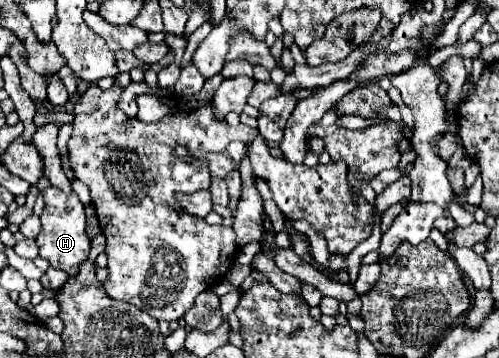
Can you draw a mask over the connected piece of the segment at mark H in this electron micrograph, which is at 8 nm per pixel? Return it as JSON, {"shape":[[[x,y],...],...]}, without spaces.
{"shape":[[[57,187],[45,189],[45,209],[41,215],[41,233],[37,237],[39,255],[55,269],[67,271],[71,277],[79,271],[79,263],[89,255],[89,237],[85,233],[85,211],[83,203],[75,193],[65,195]]]}

